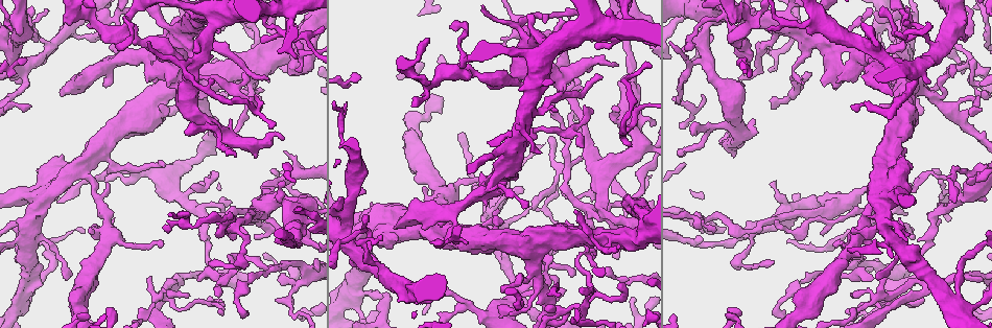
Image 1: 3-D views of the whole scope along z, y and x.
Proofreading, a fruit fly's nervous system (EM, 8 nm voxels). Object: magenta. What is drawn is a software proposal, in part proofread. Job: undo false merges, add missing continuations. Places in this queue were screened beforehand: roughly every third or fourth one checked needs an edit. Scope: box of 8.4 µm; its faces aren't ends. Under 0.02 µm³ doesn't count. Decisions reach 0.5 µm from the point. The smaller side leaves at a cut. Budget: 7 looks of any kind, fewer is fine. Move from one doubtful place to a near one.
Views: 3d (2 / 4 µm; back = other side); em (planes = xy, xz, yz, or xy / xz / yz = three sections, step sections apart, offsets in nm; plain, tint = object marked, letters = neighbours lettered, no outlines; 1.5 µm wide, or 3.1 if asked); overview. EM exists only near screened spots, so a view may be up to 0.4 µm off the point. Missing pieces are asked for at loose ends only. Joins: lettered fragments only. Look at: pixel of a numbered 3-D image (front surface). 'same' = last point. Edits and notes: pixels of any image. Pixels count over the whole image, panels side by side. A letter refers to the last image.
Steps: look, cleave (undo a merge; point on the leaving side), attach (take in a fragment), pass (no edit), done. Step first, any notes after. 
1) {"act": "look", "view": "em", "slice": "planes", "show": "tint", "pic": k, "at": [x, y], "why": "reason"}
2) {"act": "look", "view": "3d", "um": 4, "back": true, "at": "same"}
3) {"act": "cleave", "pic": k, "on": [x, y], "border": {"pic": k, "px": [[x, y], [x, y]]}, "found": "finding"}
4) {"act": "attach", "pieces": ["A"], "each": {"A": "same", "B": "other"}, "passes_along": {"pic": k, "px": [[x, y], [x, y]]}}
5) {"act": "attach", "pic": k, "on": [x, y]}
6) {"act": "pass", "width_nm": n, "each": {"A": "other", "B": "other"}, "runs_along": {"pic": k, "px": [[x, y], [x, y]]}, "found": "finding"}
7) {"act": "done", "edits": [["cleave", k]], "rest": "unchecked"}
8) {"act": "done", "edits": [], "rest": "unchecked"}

{"act": "look", "view": "em", "slice": "yz", "step": 4, "show": "tint", "pic": 1, "at": [454, 68], "why": "arms part here"}

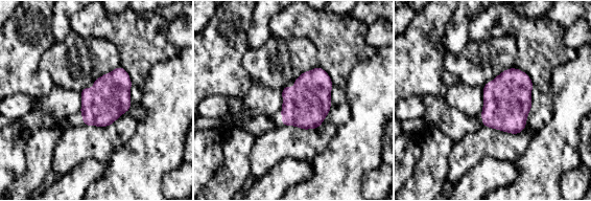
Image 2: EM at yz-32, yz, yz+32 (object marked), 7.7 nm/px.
{"act": "look", "view": "em", "slice": "planes", "show": "tint", "at": "same"}

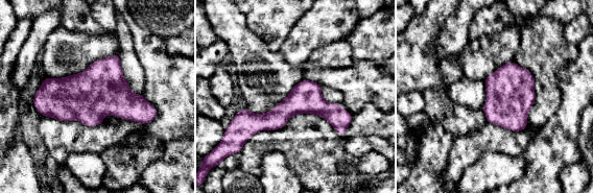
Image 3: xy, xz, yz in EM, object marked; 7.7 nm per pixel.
{"act": "look", "view": "em", "slice": "planes", "show": "letters", "at": "same", "why": "see the neighbours"}

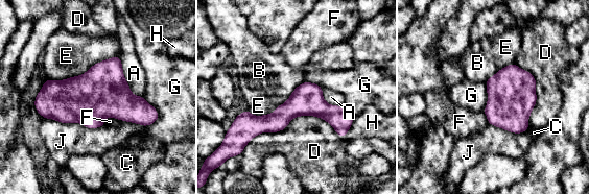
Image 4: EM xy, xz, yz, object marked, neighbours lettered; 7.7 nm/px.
{"act": "pass", "each": {"A": "other", "B": "other", "C": "other", "D": "other", "E": "other", "F": "other", "G": "other", "H": "other", "J": "other"}, "runs_along": {"pic": 4, "px": [[349, 117], [290, 108], [277, 121], [244, 119]]}, "found": "continuous, no second cell"}

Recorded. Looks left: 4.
{"act": "look", "view": "3d", "um": 4, "pic": 1, "at": [771, 108], "why": "tapers out"}

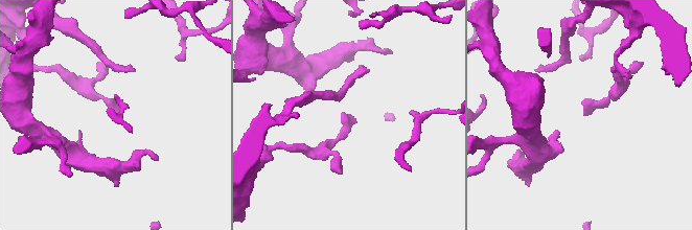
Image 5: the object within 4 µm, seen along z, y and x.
{"act": "look", "view": "em", "slice": "xz", "step": 4, "show": "tint", "pic": 5, "at": [351, 117]}

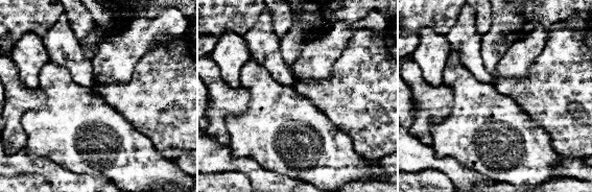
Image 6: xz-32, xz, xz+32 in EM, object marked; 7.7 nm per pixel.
{"act": "look", "view": "em", "slice": "yz", "step": 8, "show": "letters", "at": "same"}

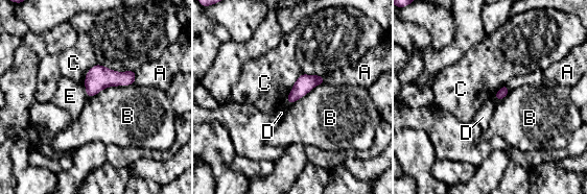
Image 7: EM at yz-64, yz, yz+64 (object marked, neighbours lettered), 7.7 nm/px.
{"act": "pass", "each": {"A": "other", "B": "other", "C": "other", "D": "other", "E": "other"}, "border": {"pic": 7, "px": [[303, 73], [296, 80], [285, 99]]}, "found": "no lettered fragment goes on from it"}

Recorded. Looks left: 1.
{"act": "done", "edits": [], "rest": "unchecked"}

